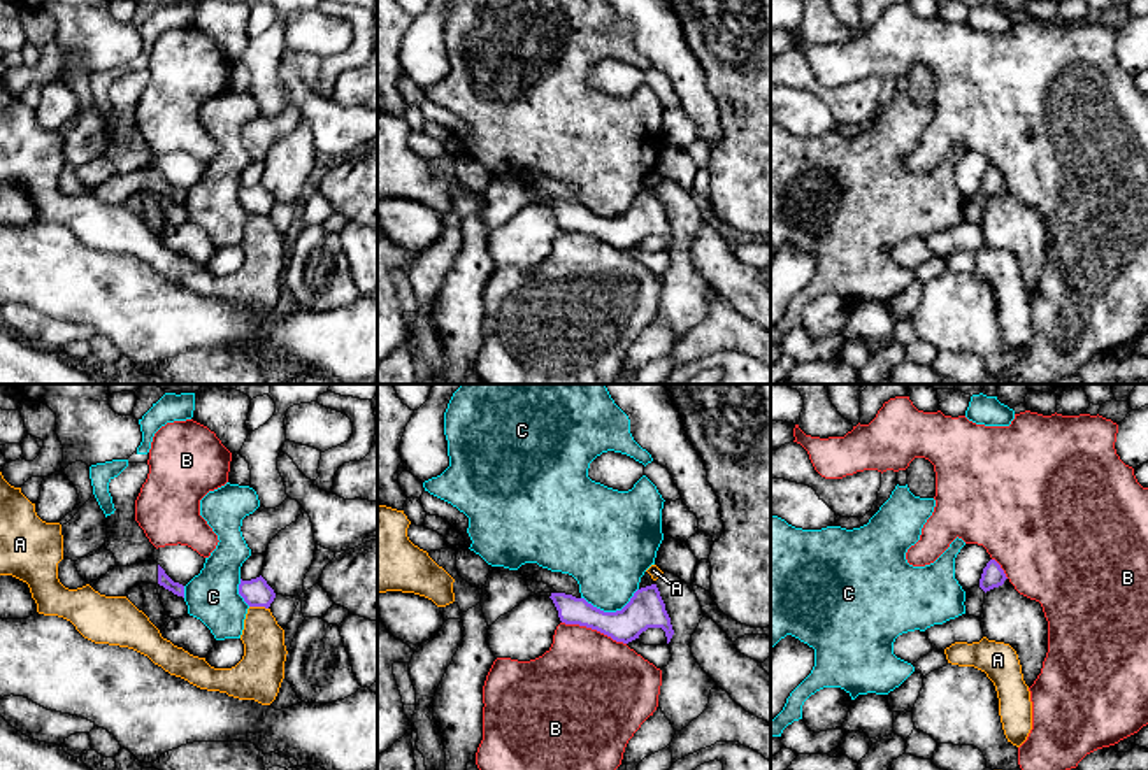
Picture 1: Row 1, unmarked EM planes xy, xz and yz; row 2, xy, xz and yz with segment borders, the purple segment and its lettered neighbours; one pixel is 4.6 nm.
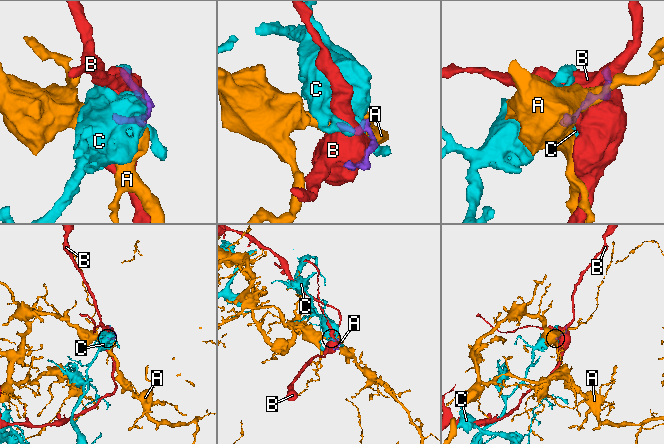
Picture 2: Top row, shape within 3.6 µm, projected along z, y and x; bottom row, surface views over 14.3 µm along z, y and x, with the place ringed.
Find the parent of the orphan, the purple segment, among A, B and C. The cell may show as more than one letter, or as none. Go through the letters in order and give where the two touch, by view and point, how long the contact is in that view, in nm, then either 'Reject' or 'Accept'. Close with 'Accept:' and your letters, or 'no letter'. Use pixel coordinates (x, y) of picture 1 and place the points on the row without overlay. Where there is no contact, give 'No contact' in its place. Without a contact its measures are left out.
A: Touches purple at xy (258, 213). Shared border 90 nm. Reject
B: Touches purple at xz (594, 235). Shared border 320 nm. Reject
C: Touches purple at xz (611, 220). Shared border 260 nm. Reject
Accept: no letter

